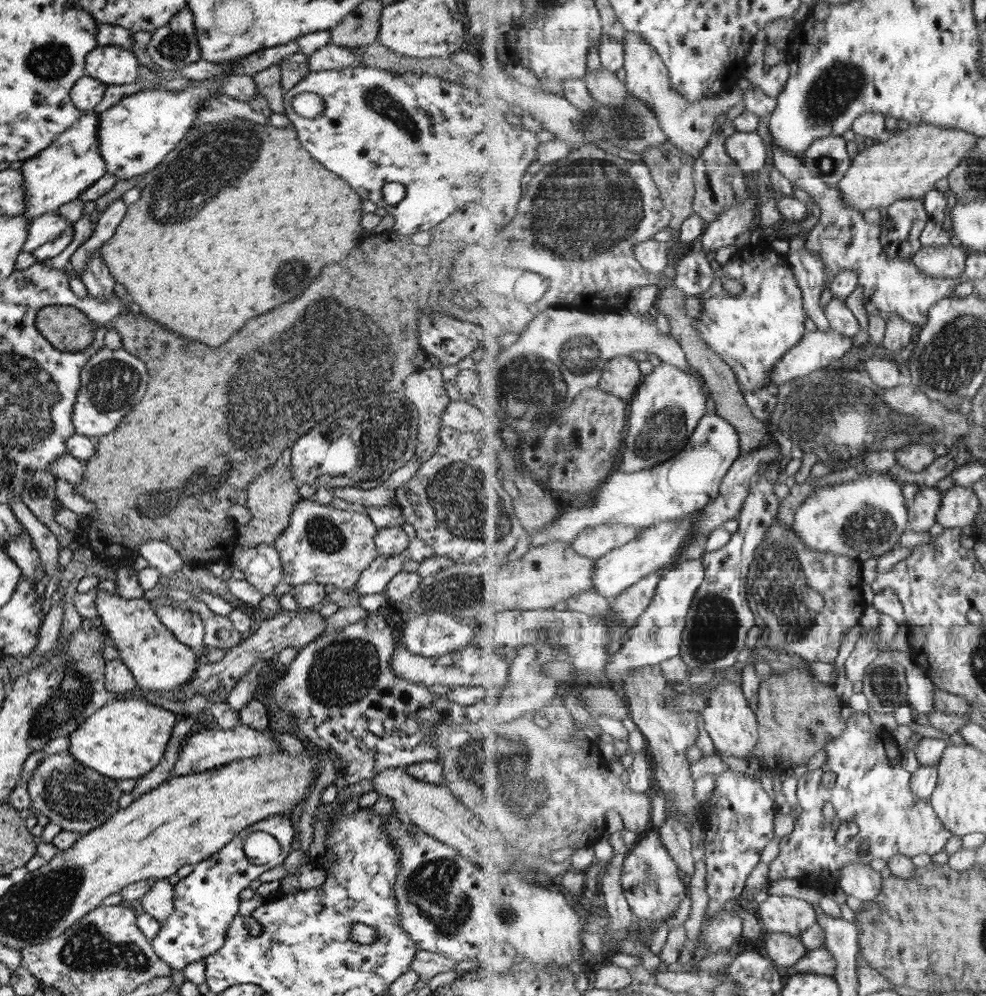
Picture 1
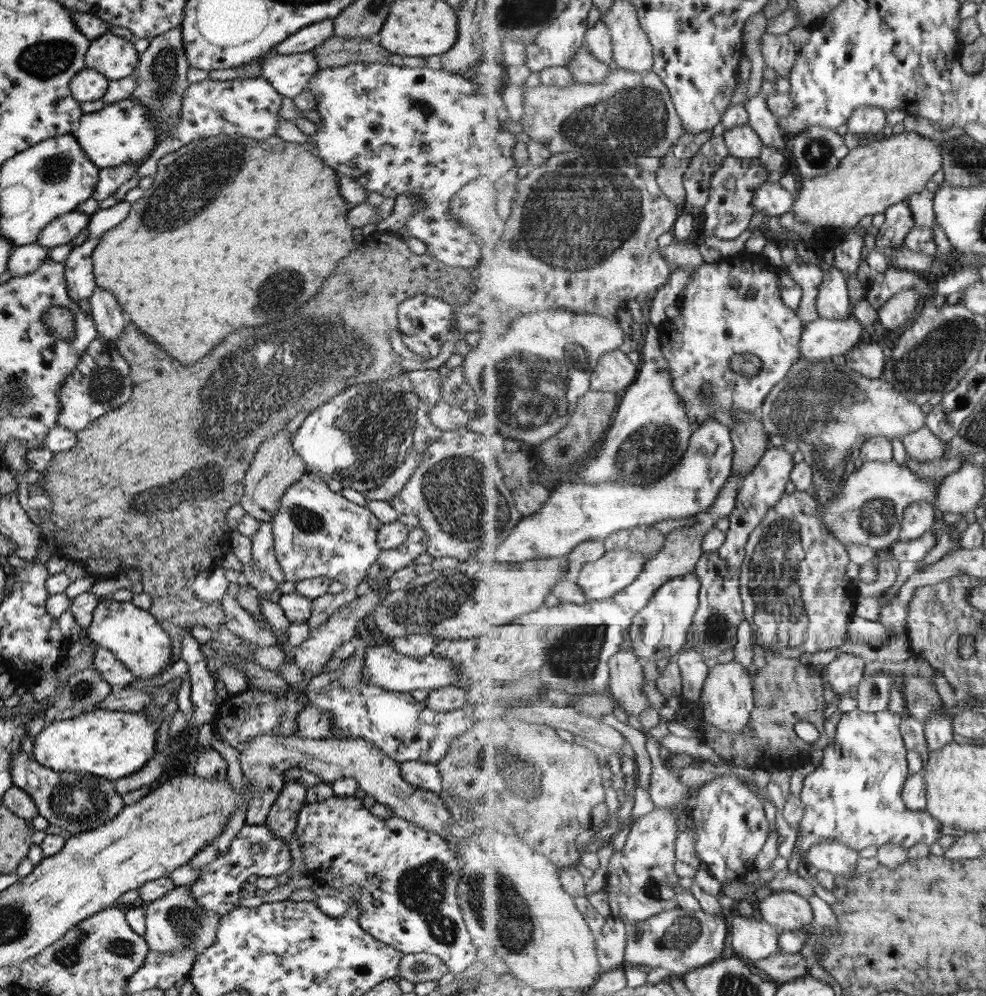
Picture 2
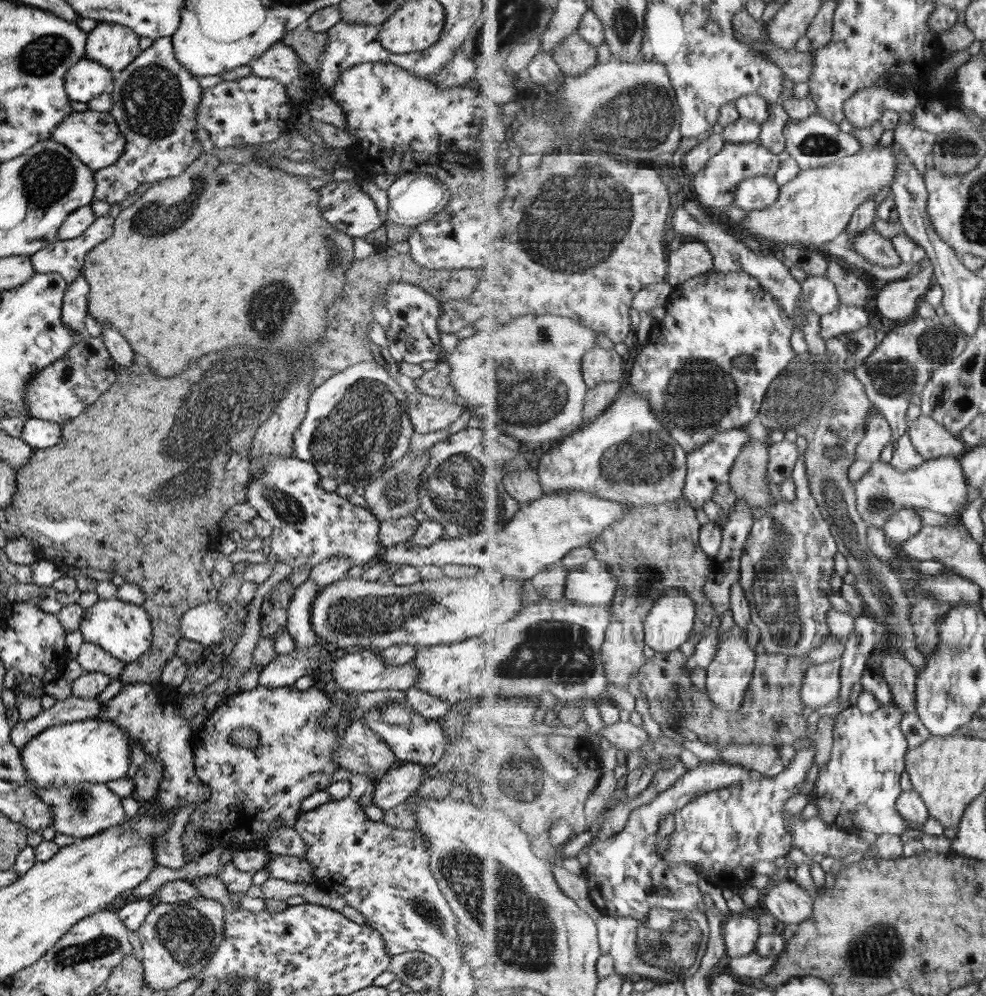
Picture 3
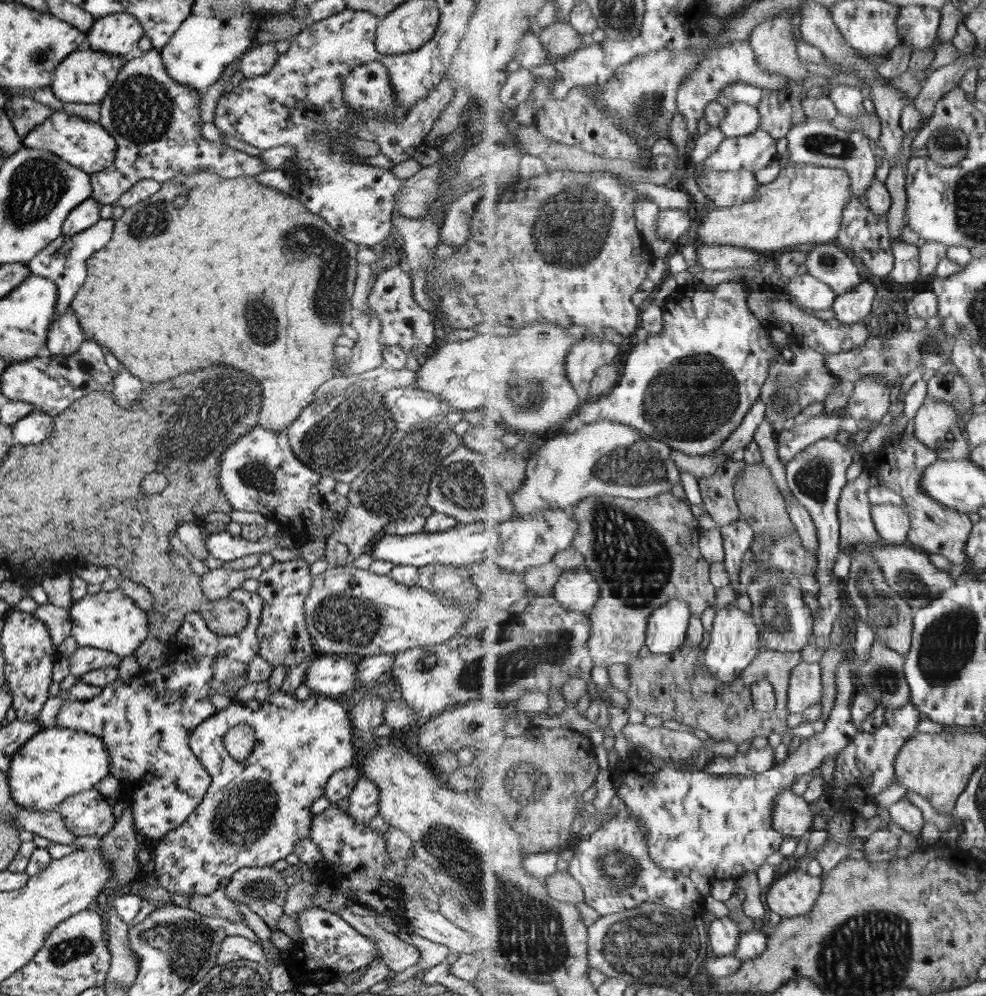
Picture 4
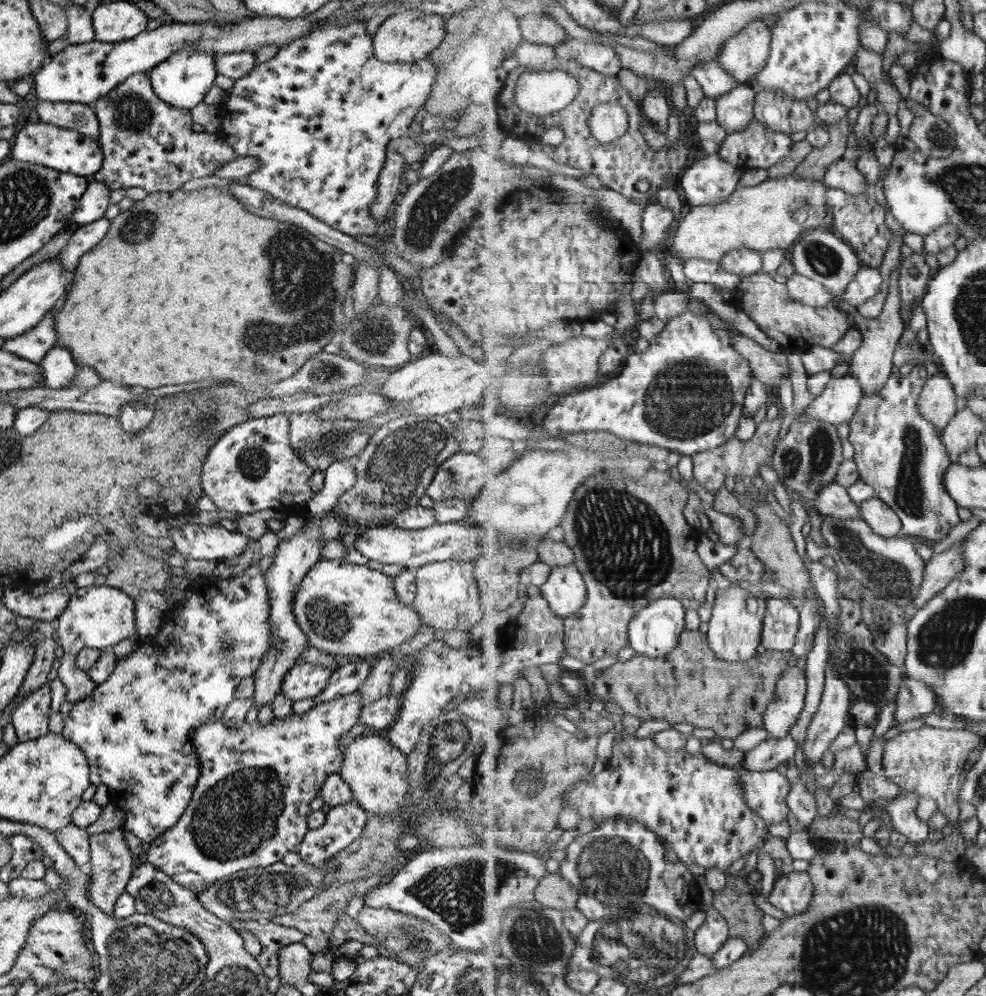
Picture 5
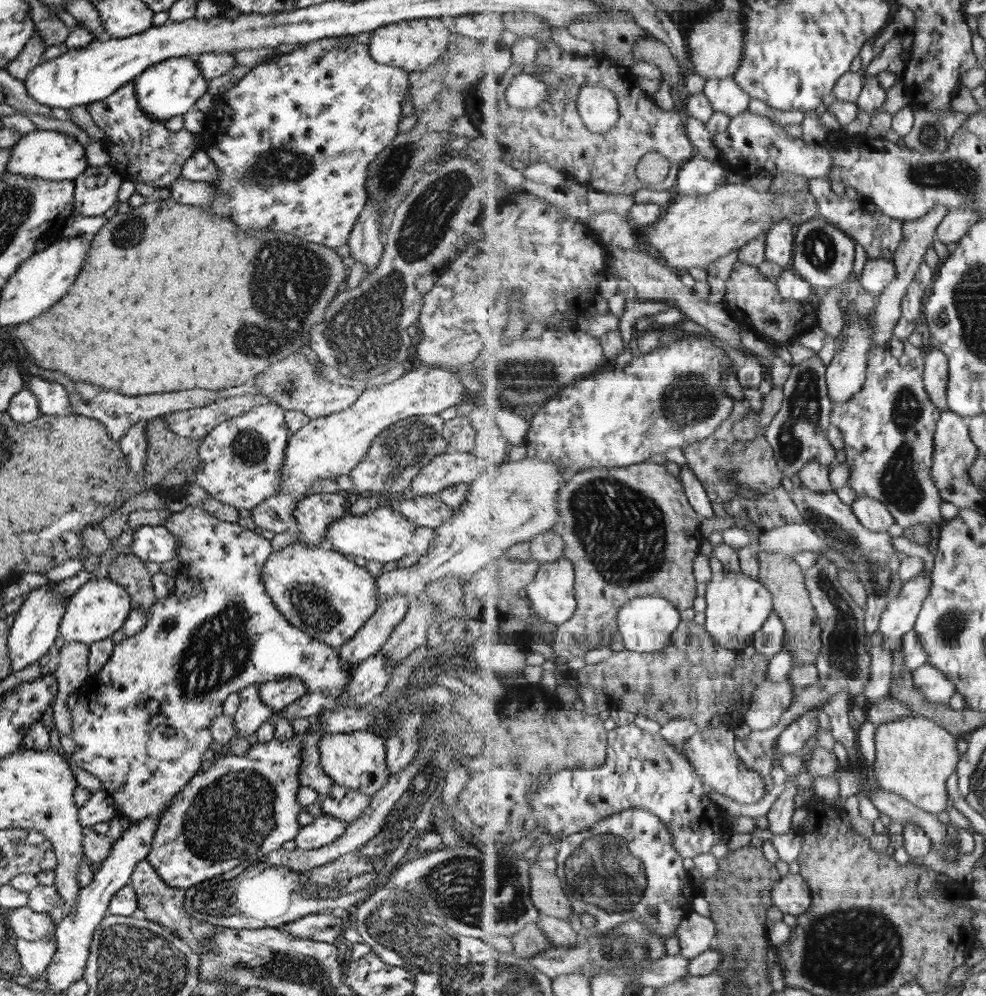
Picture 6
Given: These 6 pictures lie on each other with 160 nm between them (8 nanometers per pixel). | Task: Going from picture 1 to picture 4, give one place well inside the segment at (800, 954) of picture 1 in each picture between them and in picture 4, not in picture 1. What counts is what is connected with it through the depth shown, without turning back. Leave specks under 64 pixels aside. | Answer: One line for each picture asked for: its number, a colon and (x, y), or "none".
2: (752, 940)
3: (741, 934)
4: (725, 934)

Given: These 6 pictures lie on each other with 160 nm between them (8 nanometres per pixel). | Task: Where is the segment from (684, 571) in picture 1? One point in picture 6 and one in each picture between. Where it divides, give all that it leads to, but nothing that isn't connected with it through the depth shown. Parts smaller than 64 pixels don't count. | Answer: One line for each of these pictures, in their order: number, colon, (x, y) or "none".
2: (659, 631)
3: (669, 625)
4: (668, 626)
5: (655, 631)
6: (646, 625)

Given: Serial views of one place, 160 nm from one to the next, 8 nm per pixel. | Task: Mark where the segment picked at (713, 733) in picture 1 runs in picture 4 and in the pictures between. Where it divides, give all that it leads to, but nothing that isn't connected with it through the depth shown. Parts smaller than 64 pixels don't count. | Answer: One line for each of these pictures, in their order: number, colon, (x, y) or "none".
2: (727, 699)
3: (729, 674)
4: (733, 643)

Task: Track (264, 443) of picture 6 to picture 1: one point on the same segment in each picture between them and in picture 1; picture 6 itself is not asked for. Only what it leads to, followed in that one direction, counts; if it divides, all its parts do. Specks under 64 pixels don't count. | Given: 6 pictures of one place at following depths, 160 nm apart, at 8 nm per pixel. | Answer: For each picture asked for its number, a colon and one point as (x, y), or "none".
1: (323, 544)
2: (316, 532)
3: (308, 524)
4: (259, 473)
5: (251, 467)

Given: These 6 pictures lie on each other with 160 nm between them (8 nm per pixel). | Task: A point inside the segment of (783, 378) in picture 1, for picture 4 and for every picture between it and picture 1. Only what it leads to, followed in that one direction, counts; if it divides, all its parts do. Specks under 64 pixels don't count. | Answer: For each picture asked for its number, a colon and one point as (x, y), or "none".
2: (823, 338)
3: (846, 318)
4: (852, 307)

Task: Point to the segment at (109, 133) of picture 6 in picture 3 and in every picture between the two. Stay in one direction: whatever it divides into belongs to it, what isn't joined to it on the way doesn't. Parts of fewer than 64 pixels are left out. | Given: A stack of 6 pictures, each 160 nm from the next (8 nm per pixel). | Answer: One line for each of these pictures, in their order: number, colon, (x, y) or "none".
3: (153, 99)
4: (154, 121)
5: (145, 142)

